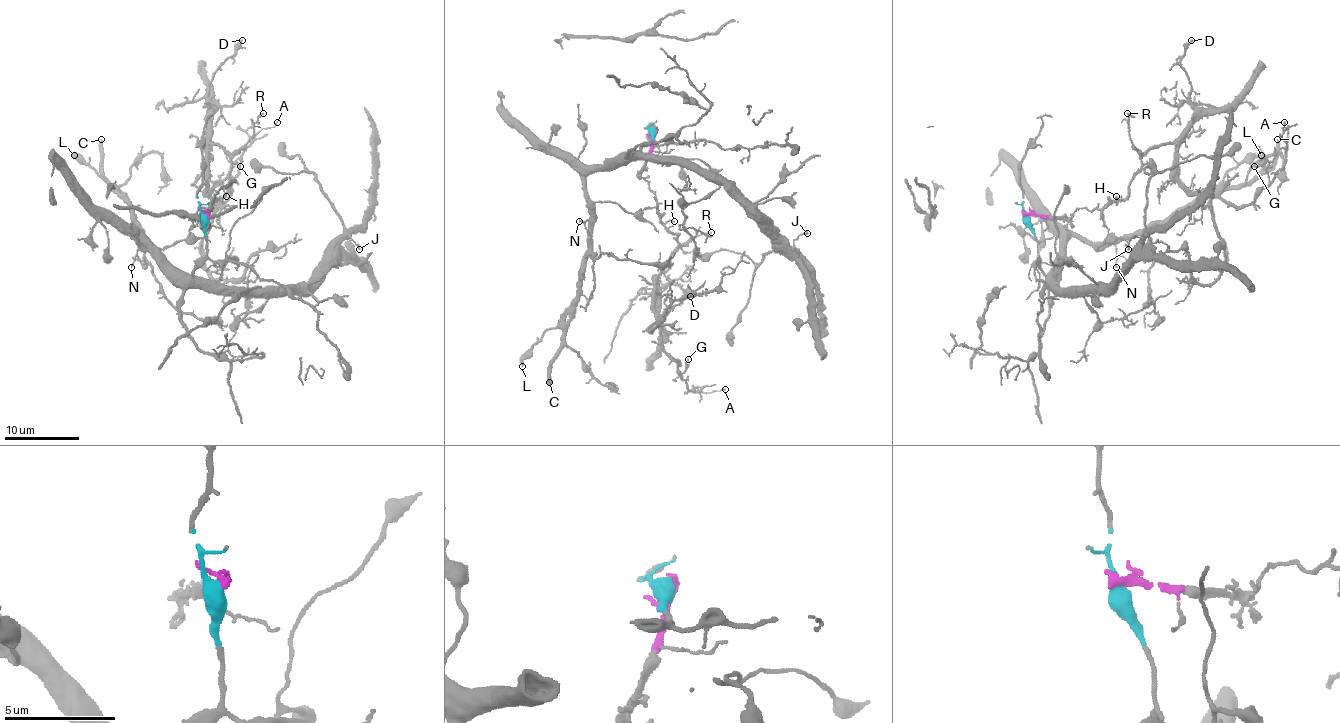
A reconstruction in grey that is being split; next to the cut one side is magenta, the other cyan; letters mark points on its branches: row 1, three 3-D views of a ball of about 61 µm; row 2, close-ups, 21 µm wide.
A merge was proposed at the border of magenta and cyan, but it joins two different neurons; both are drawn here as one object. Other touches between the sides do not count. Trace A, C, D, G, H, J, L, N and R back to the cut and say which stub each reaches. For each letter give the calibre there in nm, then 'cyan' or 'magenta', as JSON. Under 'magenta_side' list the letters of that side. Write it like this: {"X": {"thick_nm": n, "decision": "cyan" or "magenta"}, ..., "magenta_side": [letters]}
{"A": {"thick_nm": 130, "decision": "magenta"}, "C": {"thick_nm": 340, "decision": "cyan"}, "D": {"thick_nm": 200, "decision": "magenta"}, "G": {"thick_nm": 130, "decision": "magenta"}, "H": {"thick_nm": 150, "decision": "magenta"}, "J": {"thick_nm": 150, "decision": "cyan"}, "L": {"thick_nm": 280, "decision": "cyan"}, "N": {"thick_nm": 110, "decision": "cyan"}, "R": {"thick_nm": 110, "decision": "magenta"}, "magenta_side": ["A", "D", "G", "H", "R"]}

